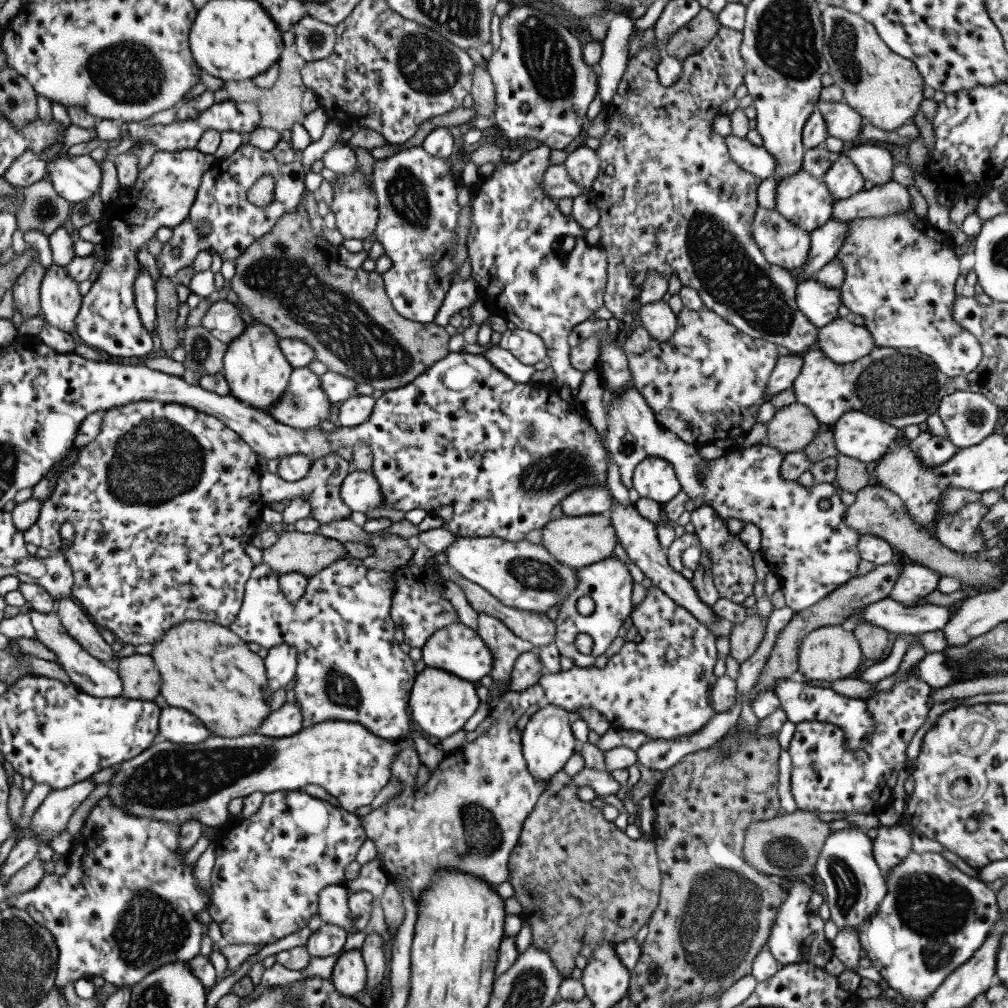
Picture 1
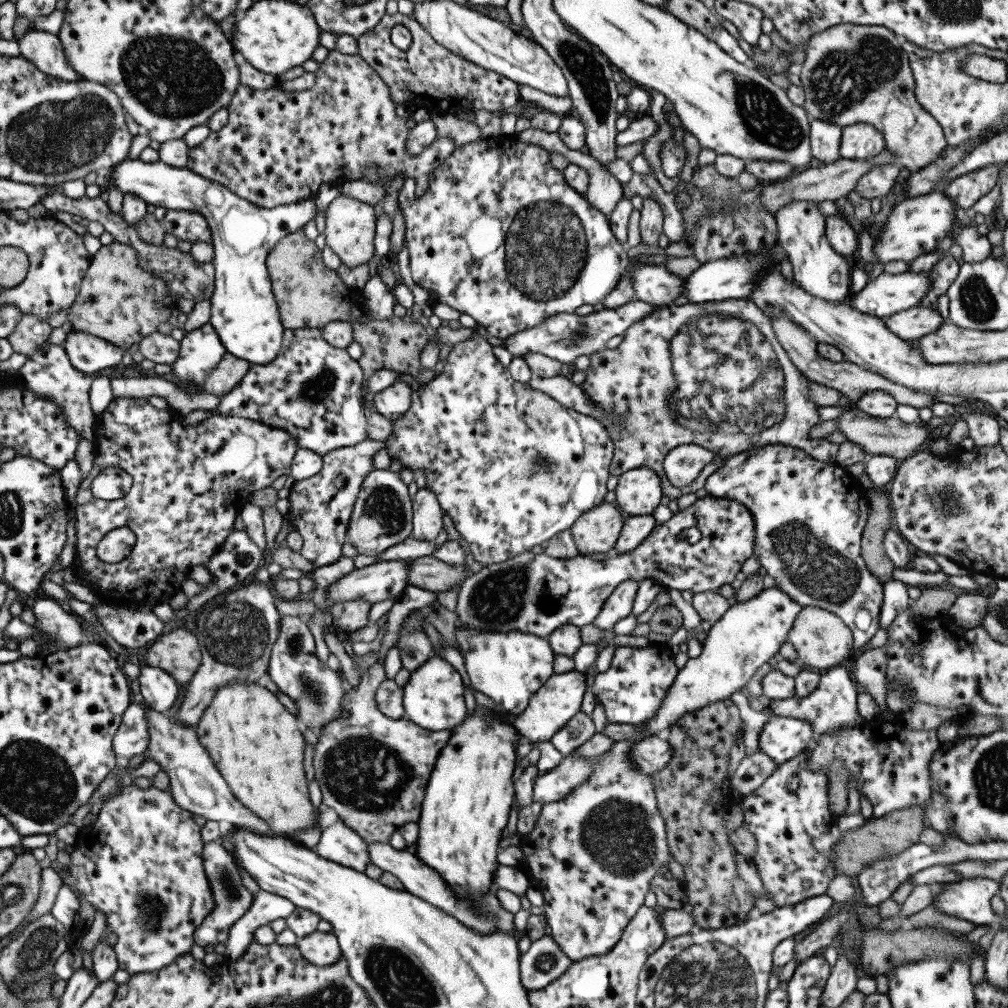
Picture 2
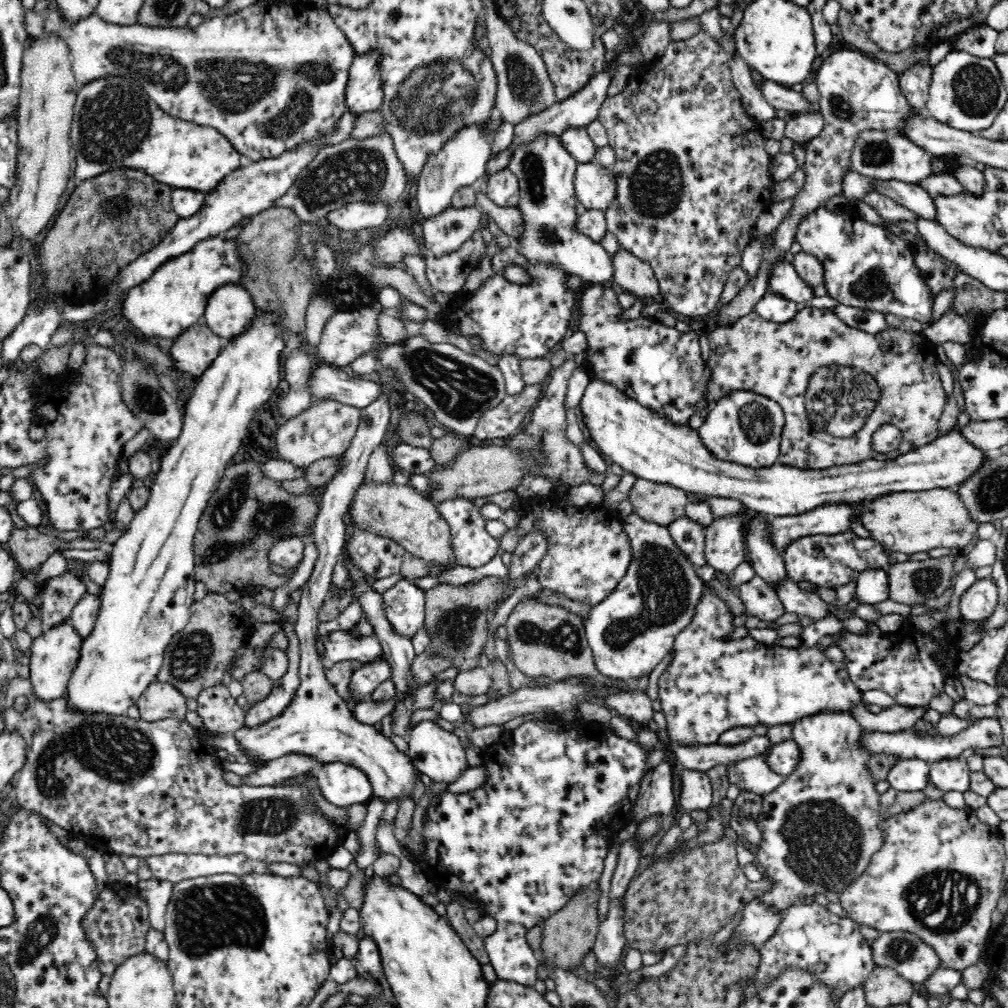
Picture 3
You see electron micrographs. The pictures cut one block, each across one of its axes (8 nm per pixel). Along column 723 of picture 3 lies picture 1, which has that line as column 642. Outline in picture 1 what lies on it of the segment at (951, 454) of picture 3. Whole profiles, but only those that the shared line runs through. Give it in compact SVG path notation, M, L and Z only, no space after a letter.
M648 456L637 464L633 473L633 489L641 498L666 504L683 489L673 464L658 456Z

